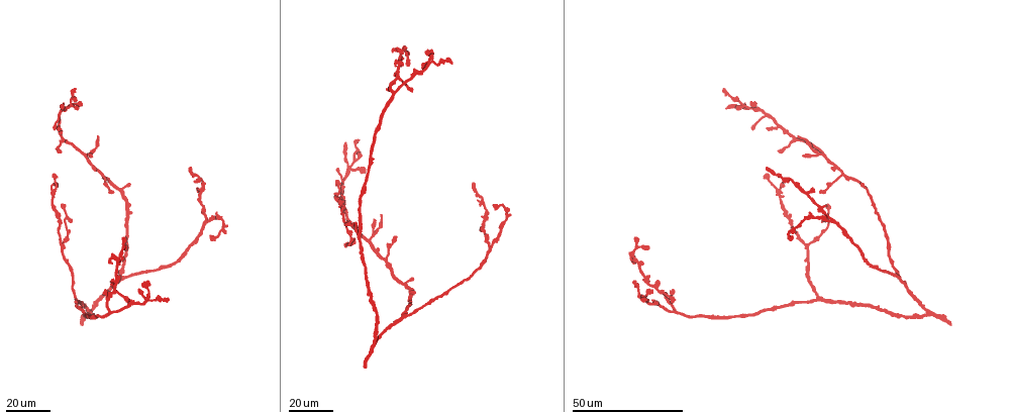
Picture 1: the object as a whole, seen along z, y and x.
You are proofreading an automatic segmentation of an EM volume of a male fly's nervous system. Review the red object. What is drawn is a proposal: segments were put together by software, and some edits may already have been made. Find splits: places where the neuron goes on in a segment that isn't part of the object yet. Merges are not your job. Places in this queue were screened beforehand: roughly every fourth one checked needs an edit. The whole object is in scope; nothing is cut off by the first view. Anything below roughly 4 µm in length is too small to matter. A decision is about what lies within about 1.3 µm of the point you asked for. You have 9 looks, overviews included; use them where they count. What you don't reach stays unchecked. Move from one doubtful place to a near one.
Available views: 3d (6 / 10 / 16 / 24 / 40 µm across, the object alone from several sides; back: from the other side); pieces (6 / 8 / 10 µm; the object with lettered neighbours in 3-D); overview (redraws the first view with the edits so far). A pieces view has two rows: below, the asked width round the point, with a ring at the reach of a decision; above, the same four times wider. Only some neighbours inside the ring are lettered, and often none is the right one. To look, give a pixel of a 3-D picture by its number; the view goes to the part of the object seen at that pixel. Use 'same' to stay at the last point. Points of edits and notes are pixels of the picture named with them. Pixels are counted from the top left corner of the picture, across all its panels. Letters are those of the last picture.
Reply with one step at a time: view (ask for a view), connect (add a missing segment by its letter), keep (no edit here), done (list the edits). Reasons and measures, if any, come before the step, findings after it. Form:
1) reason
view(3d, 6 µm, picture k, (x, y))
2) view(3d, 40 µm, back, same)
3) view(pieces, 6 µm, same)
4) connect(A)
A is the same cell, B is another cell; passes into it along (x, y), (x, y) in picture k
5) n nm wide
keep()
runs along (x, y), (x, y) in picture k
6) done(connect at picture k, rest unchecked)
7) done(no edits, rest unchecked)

long arm stops here
view(3d, 24 µm, picture 1, (799, 136))

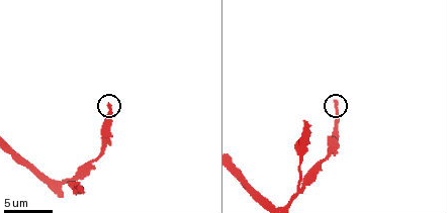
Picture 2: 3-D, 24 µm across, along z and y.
view(pieces, 6 µm, picture 2, (337, 103))

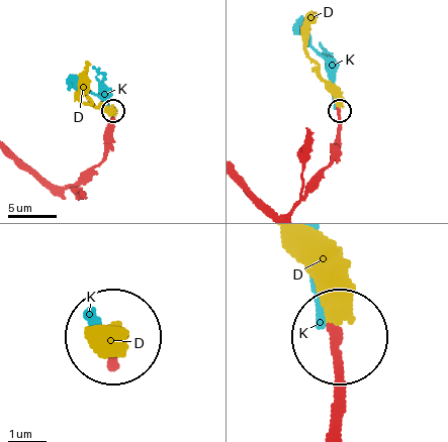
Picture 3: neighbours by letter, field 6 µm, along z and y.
connect(D)
D is the same cell, K is another cell; passes into it along (332, 424), (338, 340), (329, 272), (309, 244) in picture 3; it goes on there

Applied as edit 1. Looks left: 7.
view(overview)

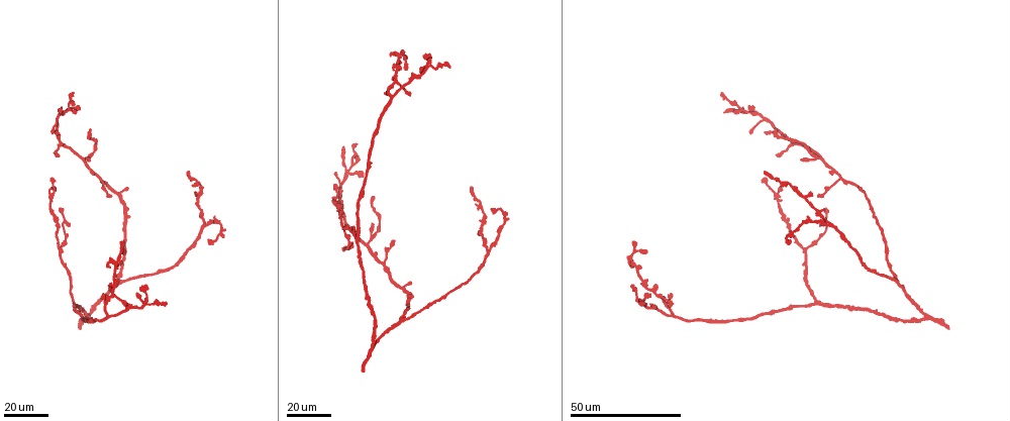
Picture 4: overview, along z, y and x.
free end
view(3d, 24 µm, picture 4, (766, 131))

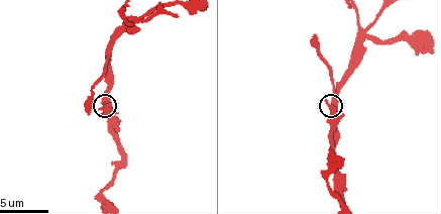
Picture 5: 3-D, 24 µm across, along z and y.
view(pieces, 10 µm, picture 5, (100, 109))

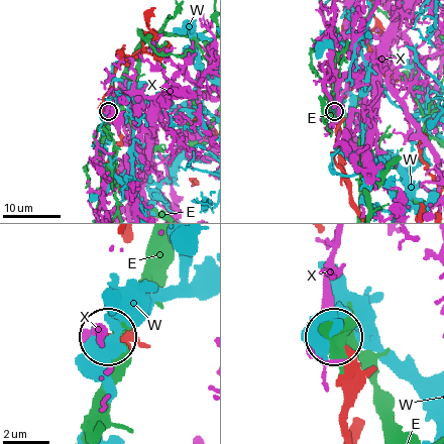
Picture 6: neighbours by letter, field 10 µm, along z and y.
230 nm wide
keep()
E, W and X are other cells; no lettered segment goes on from it

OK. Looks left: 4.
branch stops here
view(3d, 6 µm, picture 2, (79, 188))

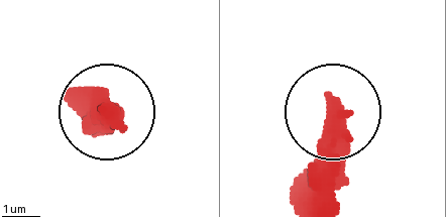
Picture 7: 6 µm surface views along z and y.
view(pieces, 8 µm, picture 7, (333, 101))

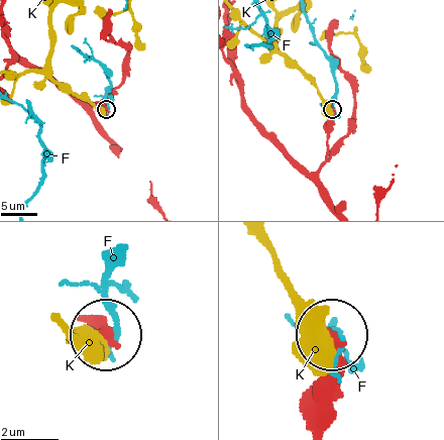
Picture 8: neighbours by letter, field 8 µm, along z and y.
keep()
F and K are other cells; runs along (316, 431), (330, 339) in picture 8; none of them fits

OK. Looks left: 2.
long arm stops here
view(3d, 40 µm, picture 4, (408, 70))

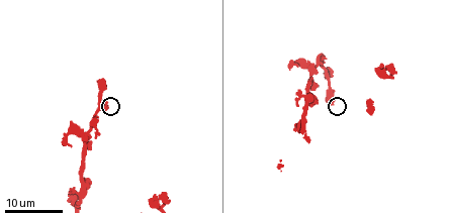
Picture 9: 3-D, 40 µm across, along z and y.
see the neighbours
view(pieces, 8 µm, picture 9, (331, 105))

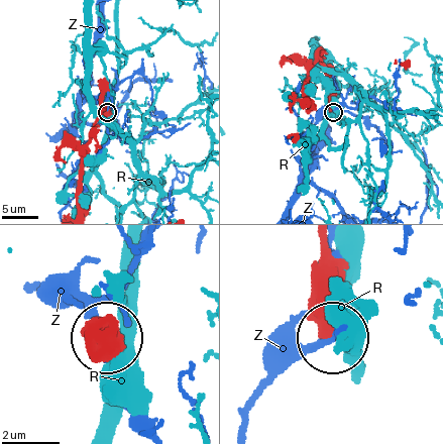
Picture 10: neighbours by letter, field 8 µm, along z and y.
keep()
R and Z are other cells; none of them fits

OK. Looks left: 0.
done(connect at picture 3, rest unchecked)

